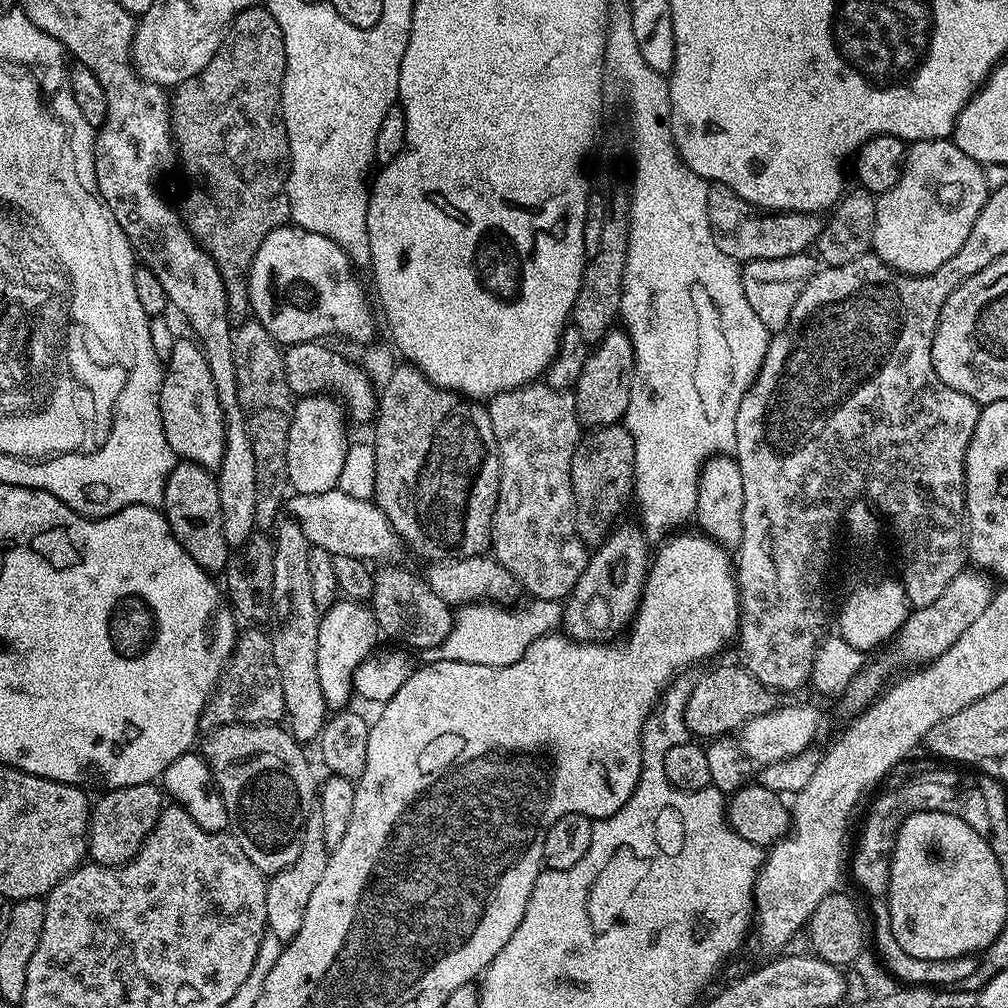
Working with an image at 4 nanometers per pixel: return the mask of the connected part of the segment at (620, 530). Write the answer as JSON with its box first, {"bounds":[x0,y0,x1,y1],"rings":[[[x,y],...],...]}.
{"bounds":[562,523,650,641],"rings":[[[617,523],[608,539],[589,555],[588,567],[572,587],[571,594],[563,601],[562,628],[573,640],[615,641],[631,625],[632,617],[640,607],[640,598],[644,595],[644,582],[648,578],[650,567],[650,540],[639,523],[623,523]]]}

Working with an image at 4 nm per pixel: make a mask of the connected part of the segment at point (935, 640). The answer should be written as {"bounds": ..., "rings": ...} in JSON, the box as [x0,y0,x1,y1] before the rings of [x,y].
{"bounds":[894,570,994,666],"rings":[[[980,570],[962,571],[952,579],[950,586],[946,586],[946,590],[942,590],[935,602],[930,602],[930,606],[912,608],[906,622],[894,637],[897,660],[902,664],[914,664],[910,666],[923,666],[950,650],[950,646],[958,642],[958,634],[968,629],[982,615],[982,610],[990,606],[994,587],[987,579],[991,580]]]}

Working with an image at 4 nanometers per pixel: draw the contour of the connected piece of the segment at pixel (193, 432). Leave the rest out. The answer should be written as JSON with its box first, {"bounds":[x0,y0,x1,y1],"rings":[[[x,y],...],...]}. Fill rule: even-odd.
{"bounds":[160,339,226,470],"rings":[[[177,339],[174,350],[164,368],[164,381],[160,387],[160,413],[162,426],[166,430],[166,442],[170,442],[172,451],[180,460],[189,460],[209,470],[219,469],[226,450],[226,430],[224,429],[224,411],[218,402],[218,390],[210,378],[210,366],[204,357],[204,349],[195,339]]]}

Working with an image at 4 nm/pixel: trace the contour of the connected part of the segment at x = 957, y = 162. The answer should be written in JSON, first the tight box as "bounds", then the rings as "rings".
{"bounds":[871,139,990,276],"rings":[[[951,139],[918,140],[907,145],[904,166],[900,169],[898,182],[890,190],[879,193],[876,201],[876,221],[872,235],[871,251],[876,257],[889,264],[893,270],[905,276],[925,276],[938,266],[950,262],[962,242],[970,238],[970,230],[990,195],[990,187],[984,181],[985,169],[974,158],[962,154]]]}

